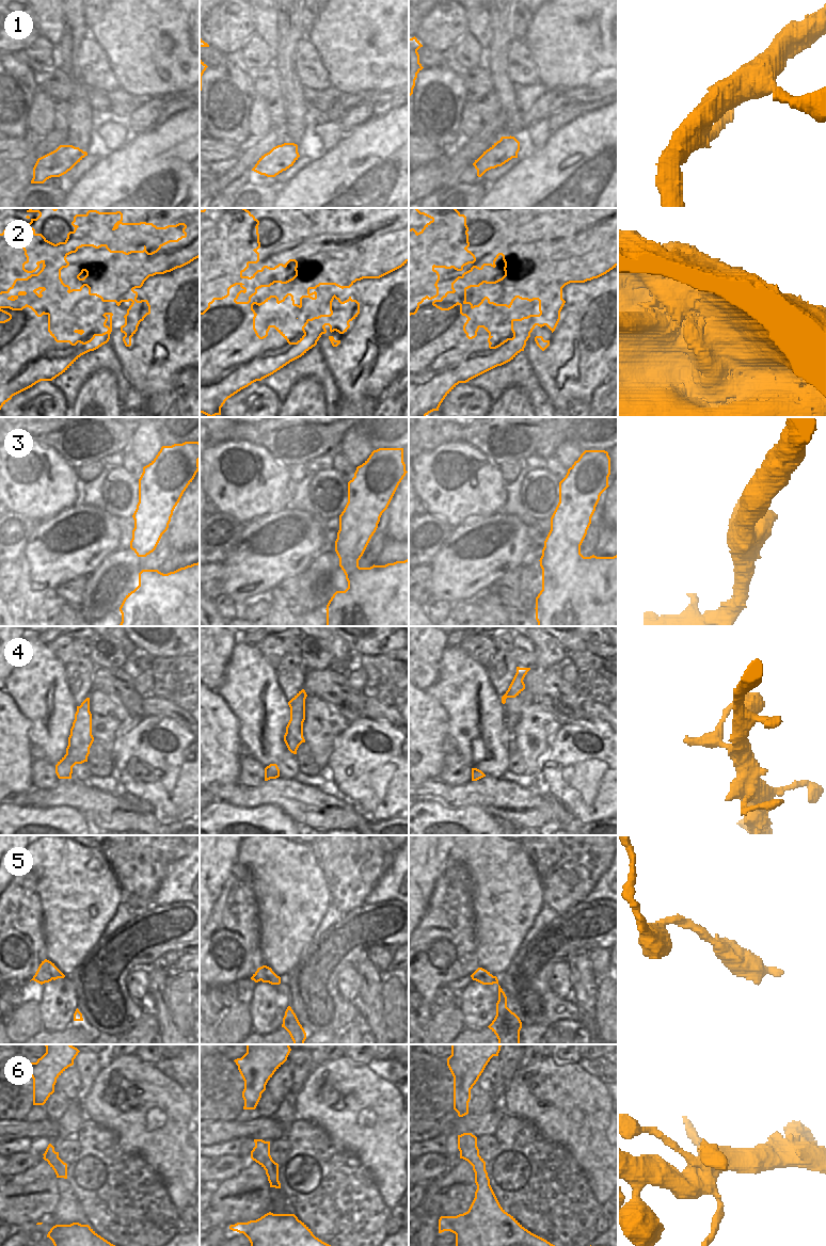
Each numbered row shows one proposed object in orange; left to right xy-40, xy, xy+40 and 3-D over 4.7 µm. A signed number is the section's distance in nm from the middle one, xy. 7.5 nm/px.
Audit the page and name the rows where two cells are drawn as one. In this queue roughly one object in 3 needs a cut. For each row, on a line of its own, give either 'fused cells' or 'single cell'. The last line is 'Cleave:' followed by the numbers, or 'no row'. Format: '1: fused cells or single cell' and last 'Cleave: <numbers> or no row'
1: fused cells
2: single cell
3: single cell
4: single cell
5: single cell
6: single cell
Cleave: 1

